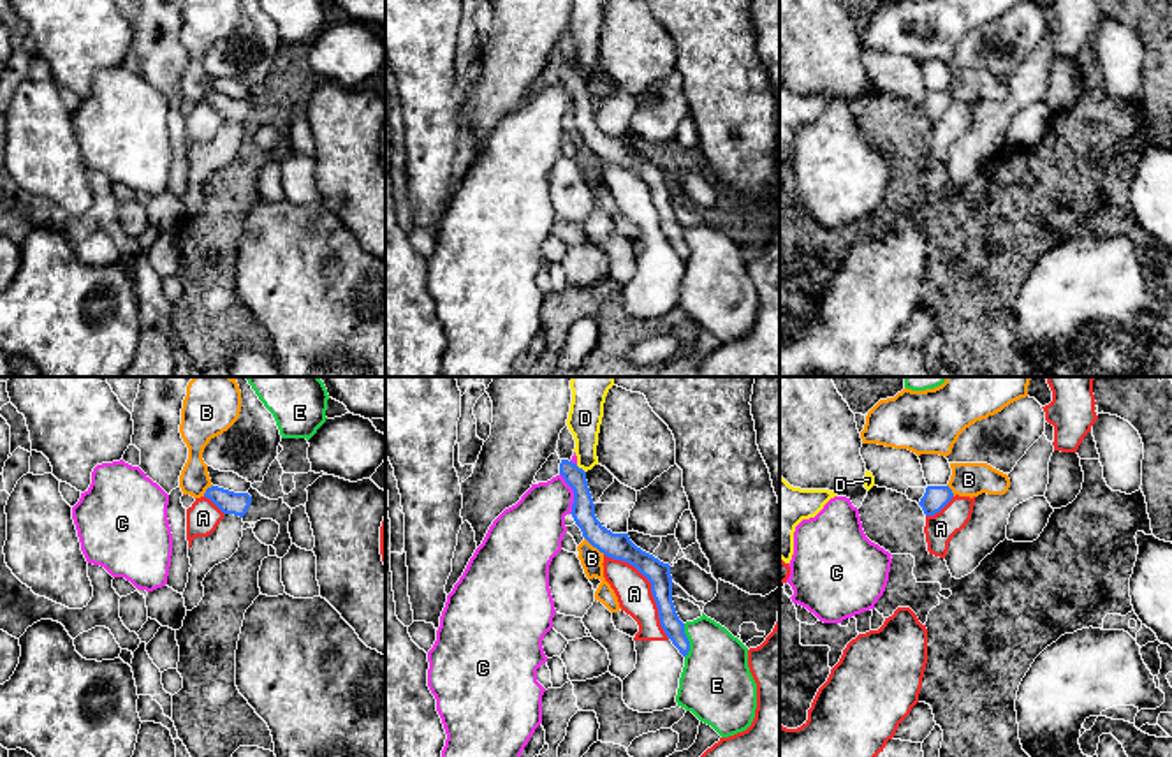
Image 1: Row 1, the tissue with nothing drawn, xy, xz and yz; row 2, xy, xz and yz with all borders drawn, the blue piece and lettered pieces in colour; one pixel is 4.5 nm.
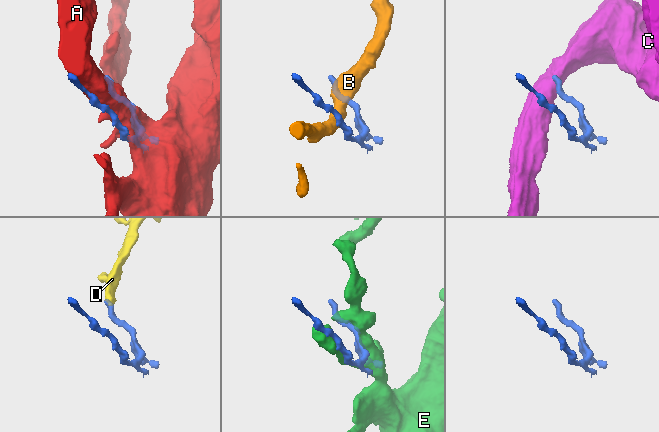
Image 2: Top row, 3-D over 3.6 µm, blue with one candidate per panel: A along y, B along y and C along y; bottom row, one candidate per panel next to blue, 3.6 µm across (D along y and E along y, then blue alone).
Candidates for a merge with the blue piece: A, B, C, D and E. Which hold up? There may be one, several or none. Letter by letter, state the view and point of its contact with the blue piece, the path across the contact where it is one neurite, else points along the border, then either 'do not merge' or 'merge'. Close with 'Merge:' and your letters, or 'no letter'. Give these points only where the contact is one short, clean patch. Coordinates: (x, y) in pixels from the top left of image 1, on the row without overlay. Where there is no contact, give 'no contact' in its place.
A: contact xz (651, 194); do not merge
B: contact xz (595, 152); border xz (585, 143), (604, 159); do not merge
C: contact xz (574, 99); border xz (560, 80), (572, 97), (571, 118); do not merge
D: contact xz (581, 74); border xz (576, 71), (585, 78); do not merge
E: contact xz (688, 247); do not merge
Merge: no letter

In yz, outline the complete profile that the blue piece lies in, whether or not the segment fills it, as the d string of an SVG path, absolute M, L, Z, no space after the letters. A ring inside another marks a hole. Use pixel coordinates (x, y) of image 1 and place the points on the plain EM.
M927 92L919 111L926 121L934 121L952 106L952 102L954 99L949 92Z

